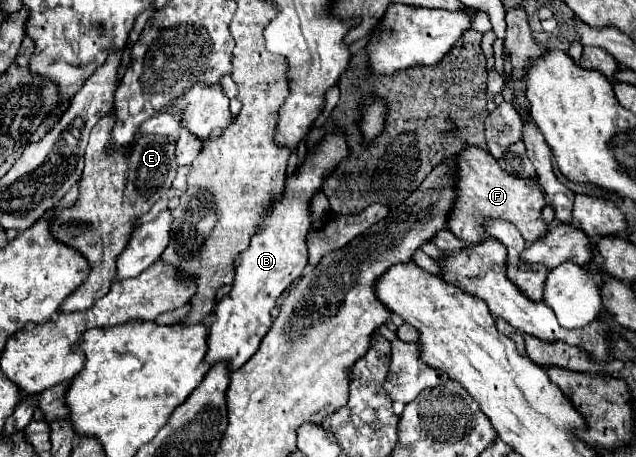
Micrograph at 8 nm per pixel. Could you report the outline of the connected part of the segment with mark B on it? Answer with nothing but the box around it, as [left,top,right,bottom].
[205,132,349,370]

